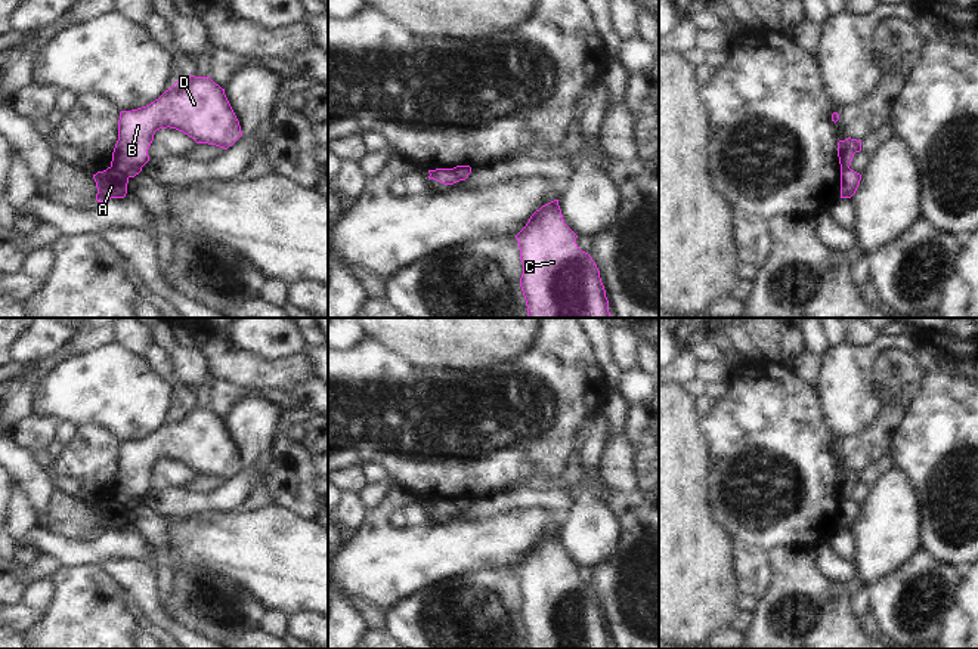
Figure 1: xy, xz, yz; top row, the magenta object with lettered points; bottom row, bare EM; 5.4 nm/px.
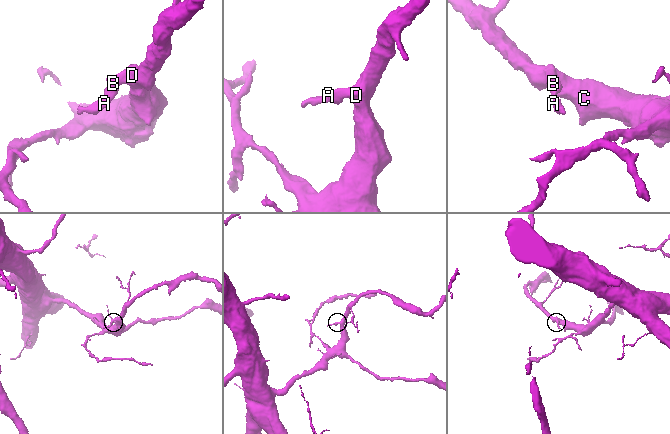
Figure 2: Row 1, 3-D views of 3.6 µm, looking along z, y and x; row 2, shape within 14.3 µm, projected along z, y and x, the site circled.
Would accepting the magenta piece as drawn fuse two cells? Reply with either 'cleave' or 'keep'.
cleave

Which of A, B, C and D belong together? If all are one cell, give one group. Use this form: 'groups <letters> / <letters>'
groups A / B C D

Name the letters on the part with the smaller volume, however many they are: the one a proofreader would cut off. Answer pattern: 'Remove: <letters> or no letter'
Remove: A

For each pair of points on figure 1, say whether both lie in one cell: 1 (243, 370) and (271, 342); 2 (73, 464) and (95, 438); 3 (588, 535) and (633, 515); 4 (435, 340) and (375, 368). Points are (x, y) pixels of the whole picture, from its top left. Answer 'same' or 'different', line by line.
1: different
2: same
3: different
4: different

